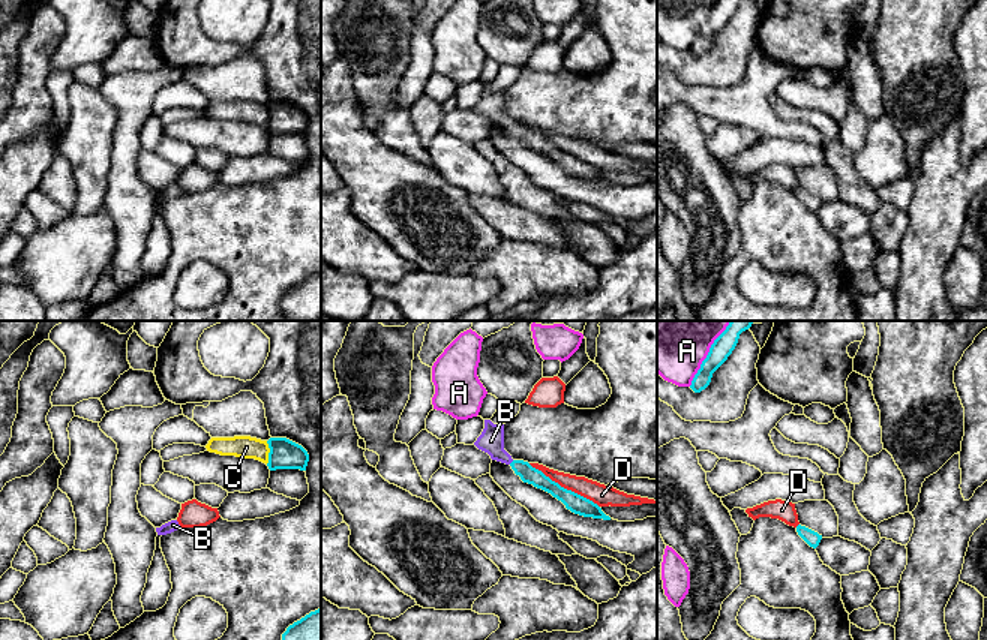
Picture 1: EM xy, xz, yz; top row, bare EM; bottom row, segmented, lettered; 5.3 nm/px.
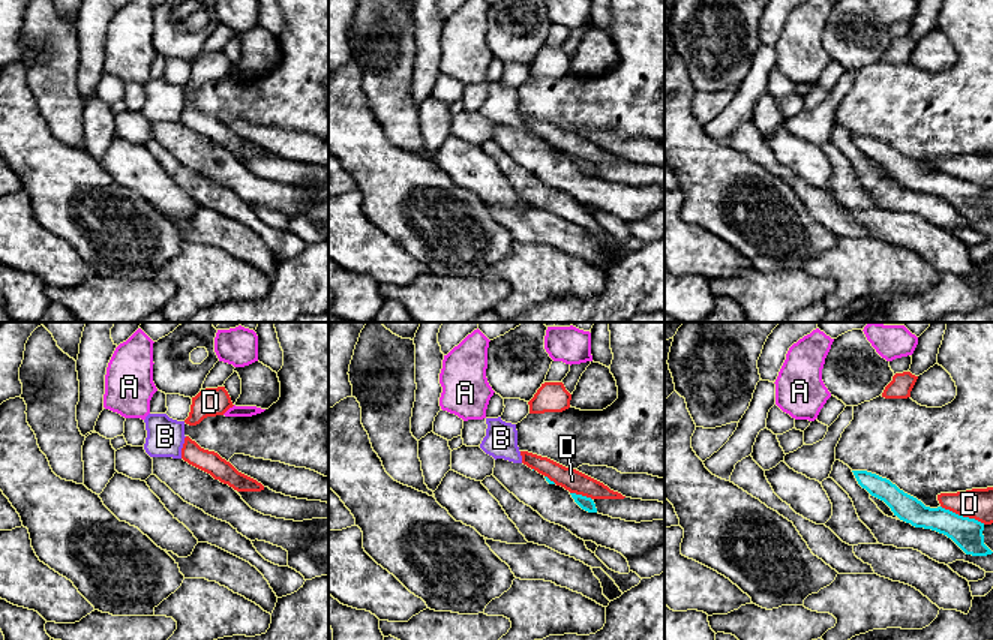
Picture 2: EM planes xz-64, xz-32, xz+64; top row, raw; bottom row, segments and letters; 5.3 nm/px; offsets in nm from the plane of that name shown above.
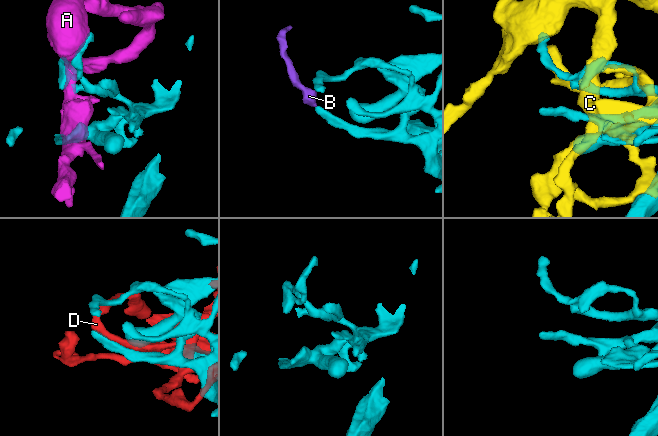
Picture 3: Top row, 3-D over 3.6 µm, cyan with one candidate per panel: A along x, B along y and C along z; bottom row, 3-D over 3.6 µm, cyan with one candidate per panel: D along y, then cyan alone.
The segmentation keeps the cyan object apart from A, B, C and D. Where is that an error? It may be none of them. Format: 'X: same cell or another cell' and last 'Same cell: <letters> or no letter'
A: another cell
B: same cell
C: another cell
D: another cell
Same cell: B

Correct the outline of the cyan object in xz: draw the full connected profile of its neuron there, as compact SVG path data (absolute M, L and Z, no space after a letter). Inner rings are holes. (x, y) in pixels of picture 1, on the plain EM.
M484 84L484 93L474 109L488 117L492 124L510 129L514 138L519 139L524 147L532 148L534 151L550 157L572 177L584 181L610 184L610 181L606 180L592 165L561 151L542 135L532 132L528 126L513 124L512 120L504 114L504 88L494 88L490 84Z

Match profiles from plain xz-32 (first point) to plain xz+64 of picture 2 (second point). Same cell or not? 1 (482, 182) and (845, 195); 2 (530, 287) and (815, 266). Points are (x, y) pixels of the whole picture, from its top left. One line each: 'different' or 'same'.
1: different
2: same

